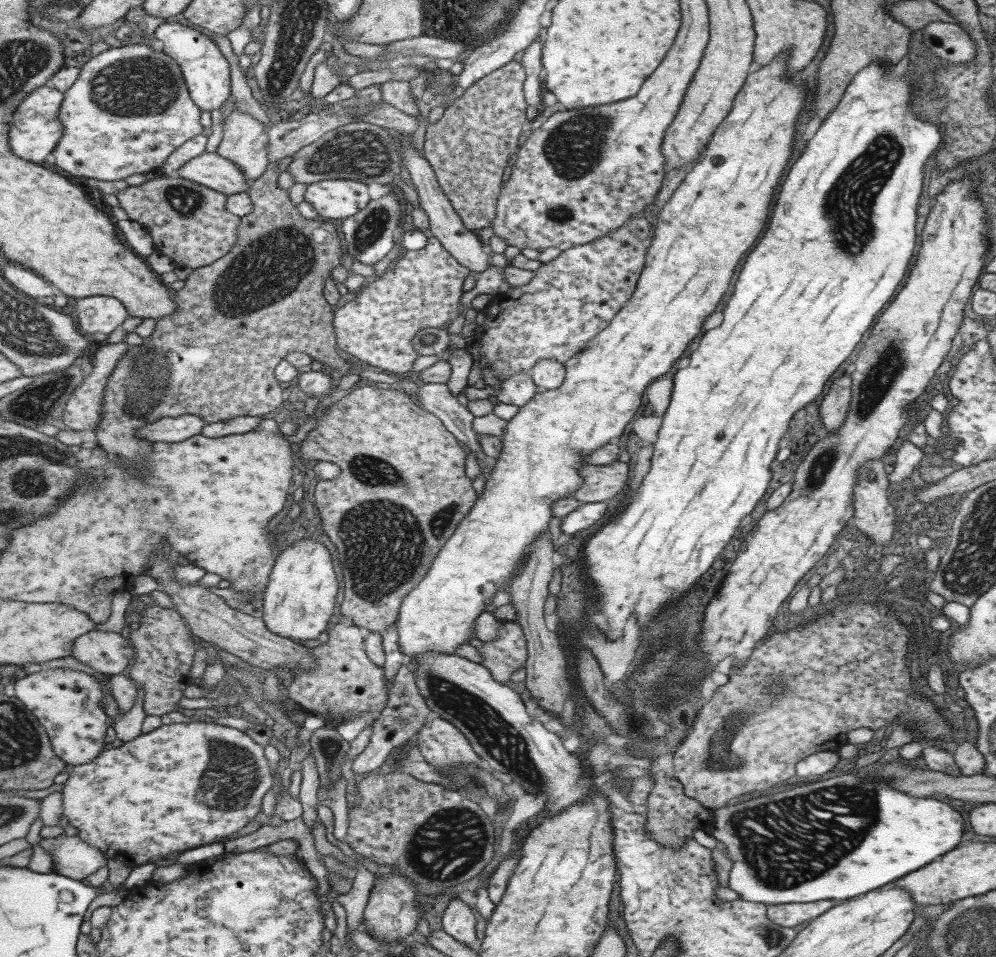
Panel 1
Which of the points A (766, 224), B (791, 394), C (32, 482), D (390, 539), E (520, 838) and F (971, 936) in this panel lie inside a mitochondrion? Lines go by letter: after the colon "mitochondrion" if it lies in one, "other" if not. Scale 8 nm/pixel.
A: other
B: other
C: mitochondrion
D: mitochondrion
E: other
F: mitochondrion

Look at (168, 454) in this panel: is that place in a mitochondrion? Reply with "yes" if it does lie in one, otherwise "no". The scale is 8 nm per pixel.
no

